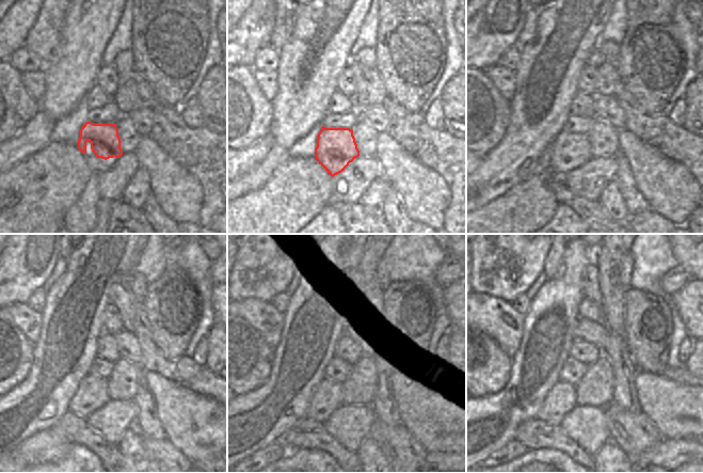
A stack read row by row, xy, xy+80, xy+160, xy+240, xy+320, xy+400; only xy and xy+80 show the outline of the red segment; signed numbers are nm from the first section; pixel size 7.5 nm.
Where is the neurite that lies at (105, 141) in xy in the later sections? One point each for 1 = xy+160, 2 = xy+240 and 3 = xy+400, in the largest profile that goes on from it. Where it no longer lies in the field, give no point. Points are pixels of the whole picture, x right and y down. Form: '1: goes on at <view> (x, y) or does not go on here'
1: goes on at xy+160 (569, 151)
2: goes on at xy+240 (92, 394)
3: goes on at xy+400 (562, 398)

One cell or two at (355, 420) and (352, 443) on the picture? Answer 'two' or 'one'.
one

